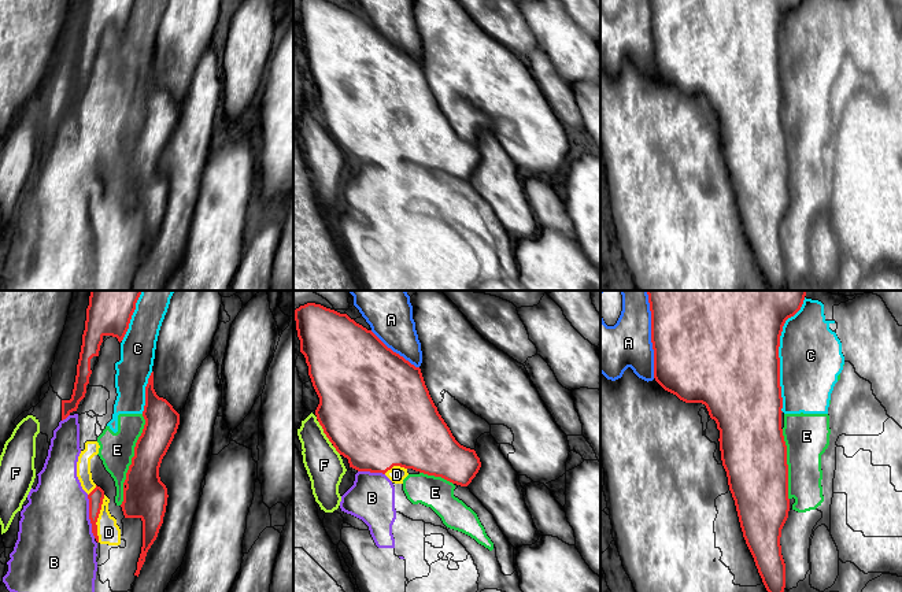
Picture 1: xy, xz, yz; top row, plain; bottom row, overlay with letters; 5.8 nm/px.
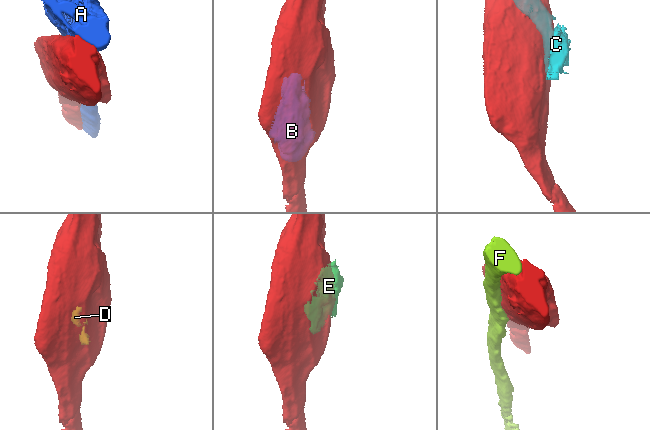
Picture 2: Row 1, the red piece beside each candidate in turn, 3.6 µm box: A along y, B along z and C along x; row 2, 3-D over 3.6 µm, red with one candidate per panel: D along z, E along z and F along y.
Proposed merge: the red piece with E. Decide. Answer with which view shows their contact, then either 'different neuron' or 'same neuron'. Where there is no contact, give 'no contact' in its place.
xy | different neuron

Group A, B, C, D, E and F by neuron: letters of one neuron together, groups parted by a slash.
A / B C D E / F

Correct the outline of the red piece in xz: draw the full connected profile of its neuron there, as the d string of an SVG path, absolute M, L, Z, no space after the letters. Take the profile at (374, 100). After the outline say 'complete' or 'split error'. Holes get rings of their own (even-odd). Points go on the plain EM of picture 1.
M326 0L295 3L300 45L319 90L315 103L324 126L358 164L385 167L393 159L467 180L481 160L474 143L461 138L441 111L419 60L388 41L347 7Z; complete

